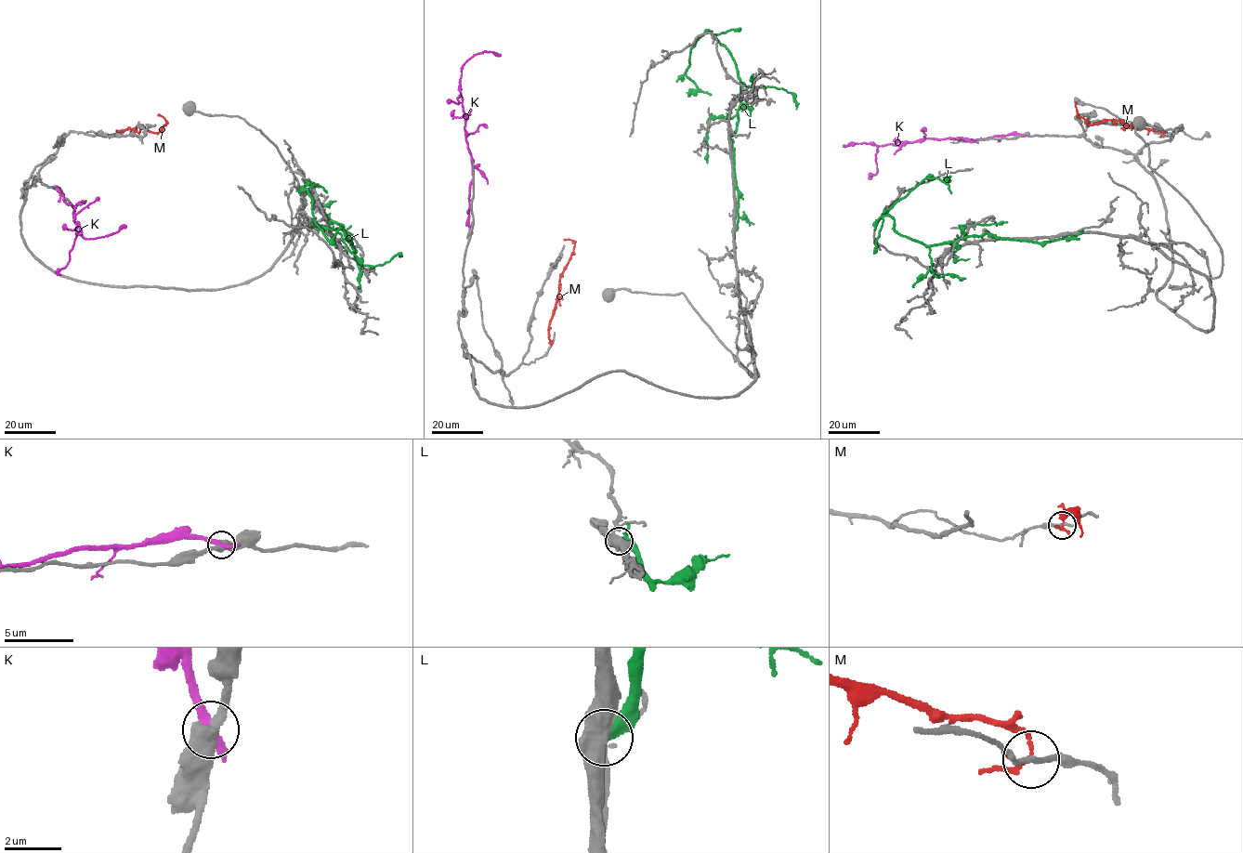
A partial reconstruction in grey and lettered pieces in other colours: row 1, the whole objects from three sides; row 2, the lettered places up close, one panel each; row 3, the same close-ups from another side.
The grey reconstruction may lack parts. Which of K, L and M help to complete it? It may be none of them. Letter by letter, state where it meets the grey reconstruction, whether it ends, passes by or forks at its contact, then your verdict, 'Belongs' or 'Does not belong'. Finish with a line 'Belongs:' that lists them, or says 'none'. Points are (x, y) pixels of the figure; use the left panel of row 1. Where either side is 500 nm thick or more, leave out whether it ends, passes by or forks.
K: Touches grey at (58, 189). Does not belong
L: Touches grey at (315, 198). Does not belong
M: Touches grey at (117, 134). It passes by. Does not belong
Belongs: none

